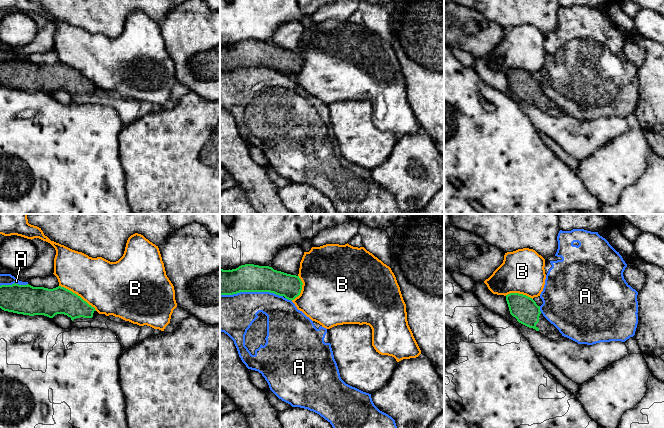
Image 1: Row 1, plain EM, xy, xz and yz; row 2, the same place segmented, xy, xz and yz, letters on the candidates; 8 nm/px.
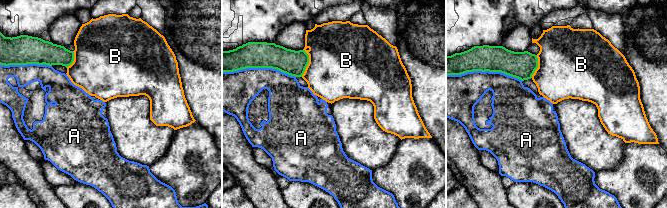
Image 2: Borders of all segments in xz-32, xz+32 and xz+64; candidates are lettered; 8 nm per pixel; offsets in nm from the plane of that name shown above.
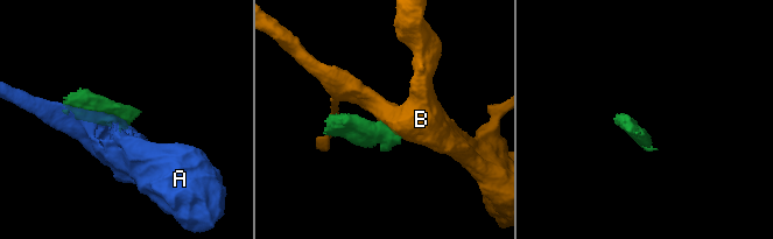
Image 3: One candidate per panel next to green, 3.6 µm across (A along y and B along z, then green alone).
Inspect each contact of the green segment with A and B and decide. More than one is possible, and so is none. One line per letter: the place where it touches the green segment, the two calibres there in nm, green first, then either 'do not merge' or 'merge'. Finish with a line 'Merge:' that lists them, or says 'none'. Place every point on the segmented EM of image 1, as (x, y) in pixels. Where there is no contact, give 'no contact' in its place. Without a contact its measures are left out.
A: xz (251, 291) | 220/320 nm | do not merge
B: xy (77, 295) | 220/400 nm | do not merge
Merge: none

